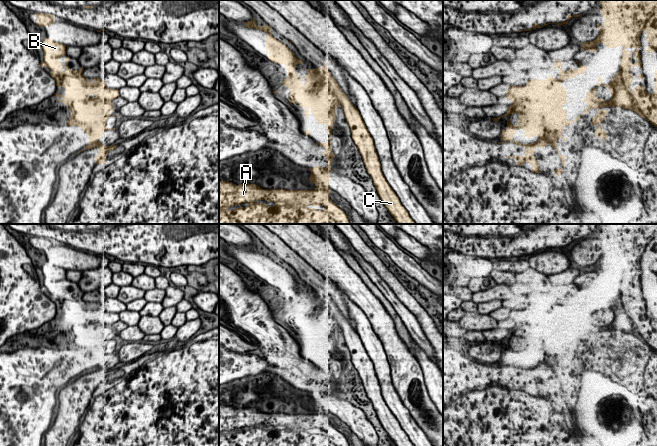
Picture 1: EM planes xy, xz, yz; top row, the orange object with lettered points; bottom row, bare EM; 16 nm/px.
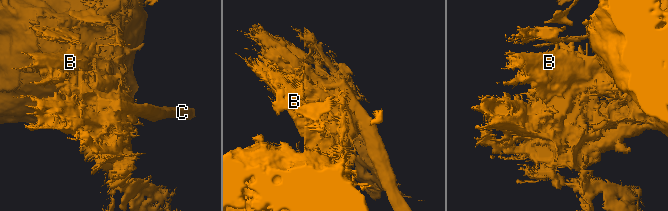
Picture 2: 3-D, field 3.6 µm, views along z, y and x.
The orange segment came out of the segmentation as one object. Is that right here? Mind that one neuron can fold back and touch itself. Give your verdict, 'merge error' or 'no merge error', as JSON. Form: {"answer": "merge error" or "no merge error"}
{"answer": "merge error"}

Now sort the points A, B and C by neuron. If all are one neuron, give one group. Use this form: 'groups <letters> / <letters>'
groups A B / C

